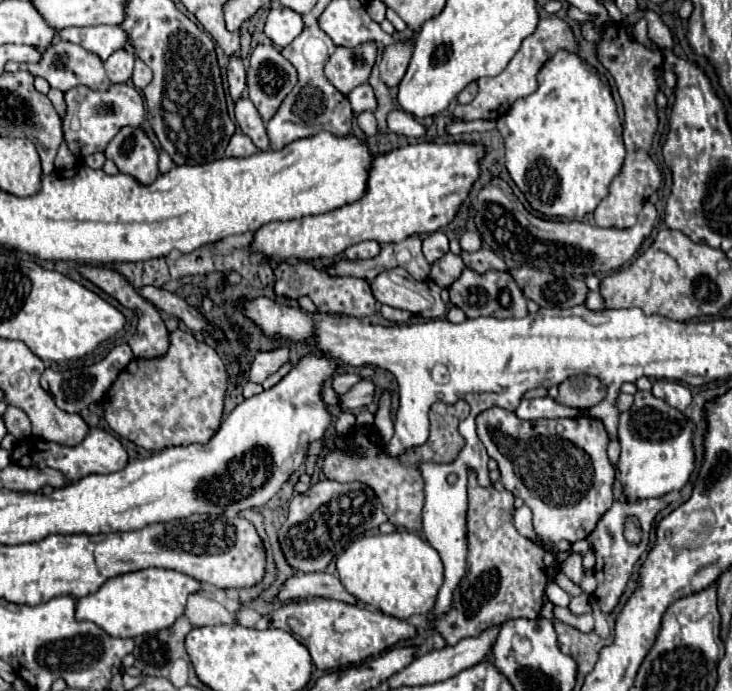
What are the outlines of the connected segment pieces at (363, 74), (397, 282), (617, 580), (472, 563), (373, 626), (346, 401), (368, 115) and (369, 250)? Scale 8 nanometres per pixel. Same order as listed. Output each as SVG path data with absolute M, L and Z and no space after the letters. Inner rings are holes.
M361 43L359 51L349 47L337 47L325 65L325 75L343 95L349 95L353 87L367 81L375 57L375 43Z
M389 269L371 281L373 297L389 307L405 309L425 319L437 319L445 315L445 303L441 301L437 287L431 279L415 281L405 269Z
M643 499L643 501L615 501L609 511L599 519L597 527L593 529L593 533L589 535L589 543L593 547L593 553L597 557L597 567L595 567L595 579L597 579L597 589L595 589L595 599L597 599L597 605L601 607L603 613L611 613L613 607L617 605L619 597L623 595L625 591L625 585L627 585L627 579L633 571L633 565L635 561L647 551L649 547L649 533L651 533L651 523L655 519L655 515L665 507L665 503L661 499ZM629 517L637 517L641 529L643 529L643 539L639 545L631 545L623 531L625 531L625 521ZM647 545L647 547L645 547Z
M469 483L469 511L467 511L467 573L453 593L451 611L435 619L433 629L453 645L463 637L477 637L481 631L501 625L507 619L535 619L543 607L547 585L543 547L531 539L521 537L513 527L513 495L497 491L495 487L479 487Z
M315 597L313 601L297 601L297 603L281 605L279 609L263 615L255 625L255 629L269 629L269 627L277 627L285 631L289 629L309 649L315 667L321 671L339 669L351 663L361 663L363 659L375 657L377 653L389 649L391 645L415 635L415 627L409 627L407 621L389 617L371 607L367 609L365 605L361 607L361 603L349 605L323 597ZM335 631L337 631L337 641L335 641Z
M361 379L359 383L355 383L347 393L339 395L339 407L343 411L347 409L357 409L357 407L365 407L373 401L373 383L367 379Z
M366 111L357 117L357 124L361 131L365 133L365 137L371 137L378 131L377 121L372 112Z
M361 241L357 245L351 245L345 249L345 257L355 261L355 259L369 259L379 253L379 243L377 241Z

